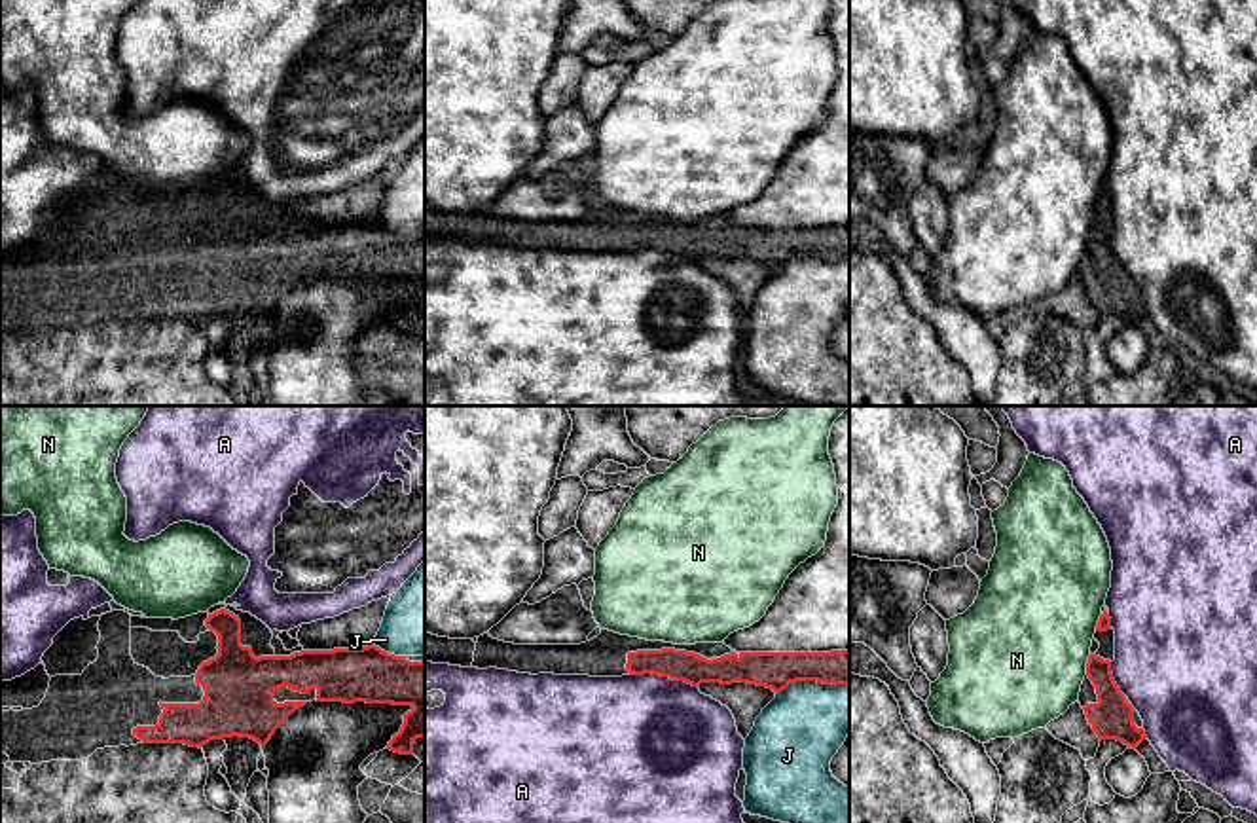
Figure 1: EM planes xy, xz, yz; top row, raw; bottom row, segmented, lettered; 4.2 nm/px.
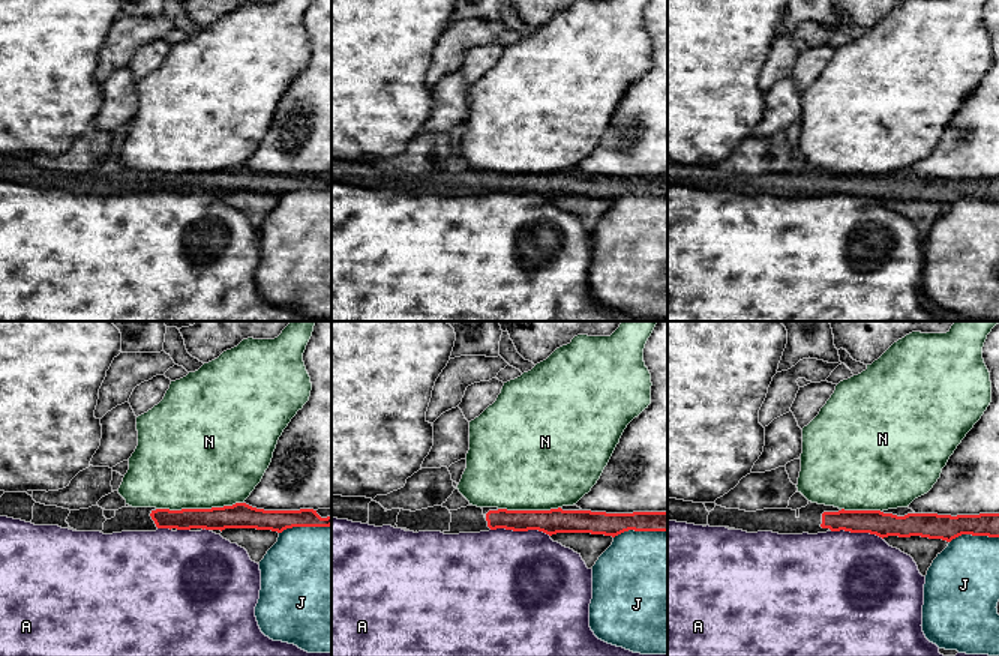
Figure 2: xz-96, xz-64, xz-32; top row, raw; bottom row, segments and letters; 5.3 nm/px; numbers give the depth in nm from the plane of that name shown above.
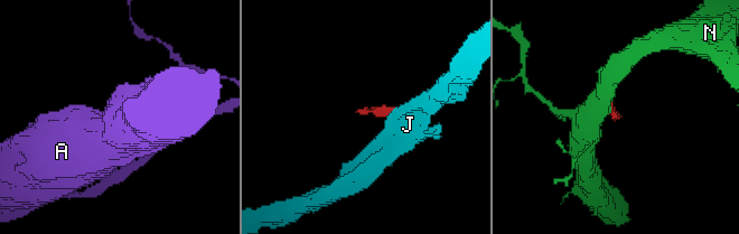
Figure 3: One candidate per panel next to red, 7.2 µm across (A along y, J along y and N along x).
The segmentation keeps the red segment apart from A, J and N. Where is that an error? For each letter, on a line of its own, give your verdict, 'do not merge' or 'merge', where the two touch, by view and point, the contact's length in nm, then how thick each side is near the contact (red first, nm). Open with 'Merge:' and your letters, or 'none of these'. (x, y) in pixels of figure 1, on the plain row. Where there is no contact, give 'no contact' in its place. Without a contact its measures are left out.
Merge: none of these
A: do not merge; contact xz (664, 251); length 300 nm; calibres 130 and 480 nm
J: do not merge; contact xz (812, 255); length 320 nm; calibres 160 and 360 nm
N: do not merge; contact yz (1087, 239); length 100 nm; calibres 180 and 500 nm

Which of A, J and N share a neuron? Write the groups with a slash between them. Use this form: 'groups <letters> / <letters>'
groups A / J / N

